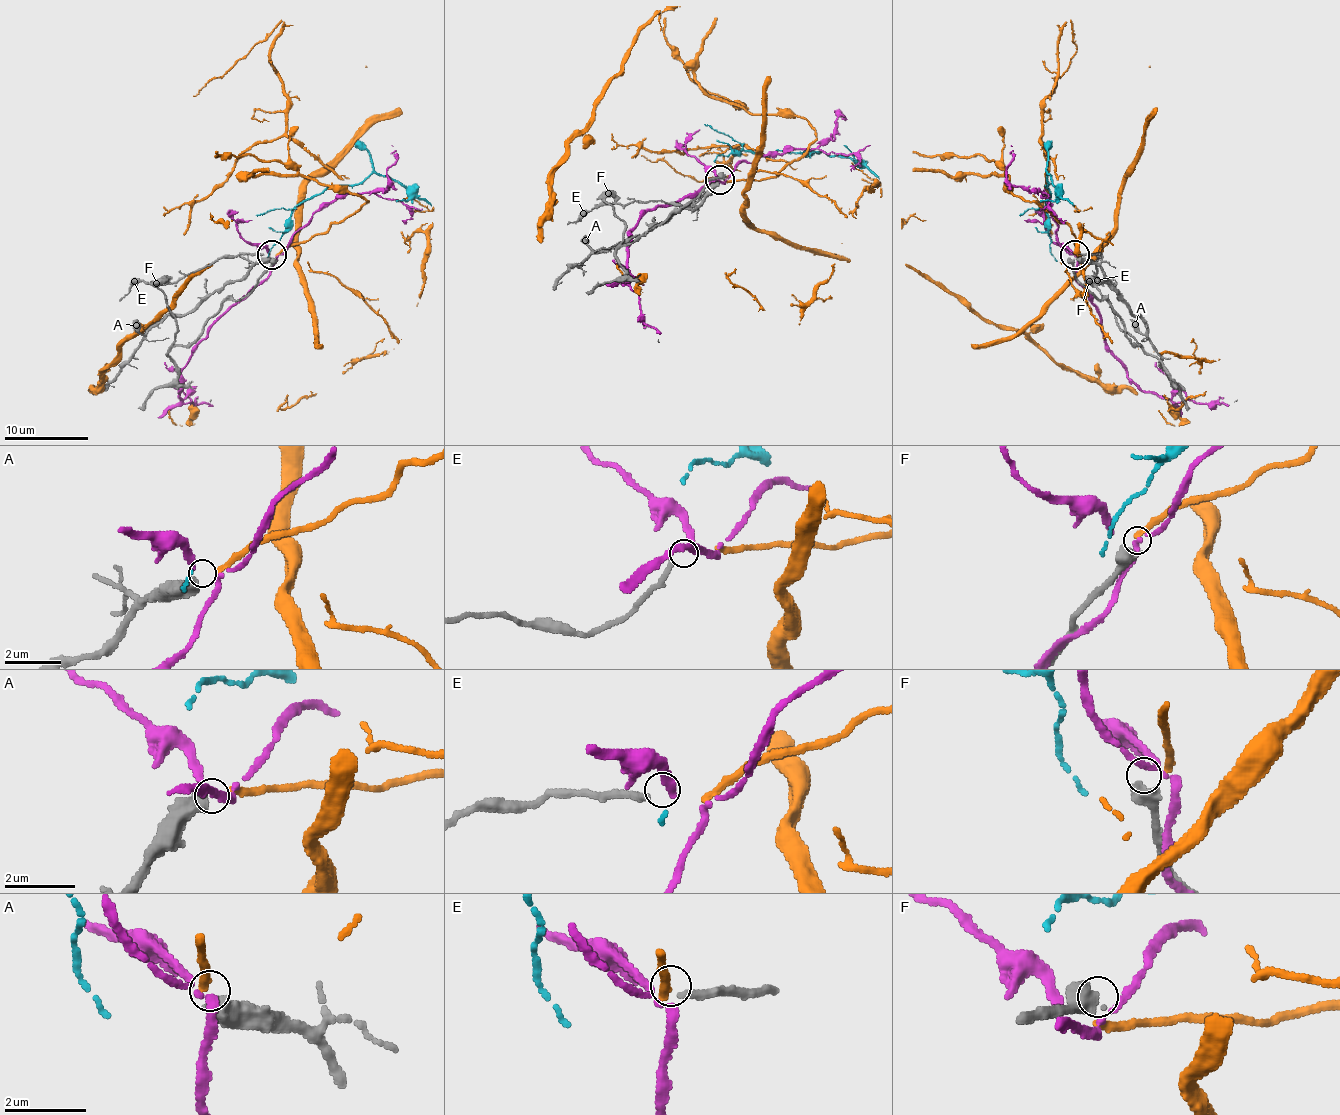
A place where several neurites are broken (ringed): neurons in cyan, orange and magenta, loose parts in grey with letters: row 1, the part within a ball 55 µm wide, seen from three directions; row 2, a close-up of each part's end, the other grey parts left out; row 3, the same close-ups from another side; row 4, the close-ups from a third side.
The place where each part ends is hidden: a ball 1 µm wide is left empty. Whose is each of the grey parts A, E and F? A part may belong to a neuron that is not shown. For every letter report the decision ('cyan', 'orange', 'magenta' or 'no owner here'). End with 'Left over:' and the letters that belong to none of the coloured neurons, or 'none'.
A: no owner here
E: magenta
F: no owner here
Left over: A, F

